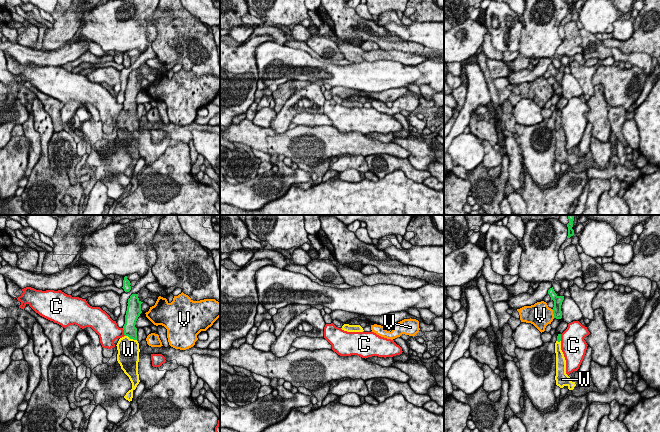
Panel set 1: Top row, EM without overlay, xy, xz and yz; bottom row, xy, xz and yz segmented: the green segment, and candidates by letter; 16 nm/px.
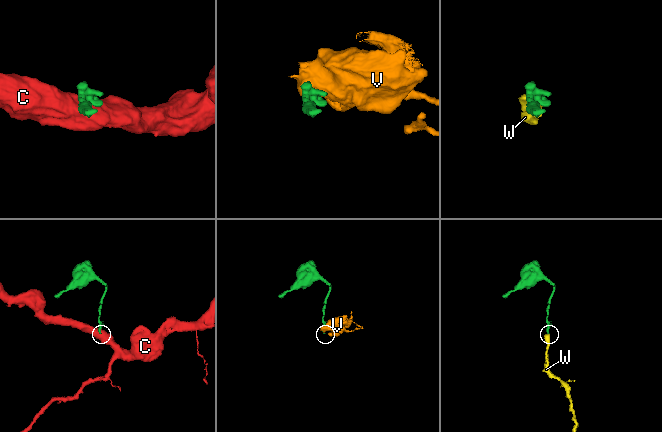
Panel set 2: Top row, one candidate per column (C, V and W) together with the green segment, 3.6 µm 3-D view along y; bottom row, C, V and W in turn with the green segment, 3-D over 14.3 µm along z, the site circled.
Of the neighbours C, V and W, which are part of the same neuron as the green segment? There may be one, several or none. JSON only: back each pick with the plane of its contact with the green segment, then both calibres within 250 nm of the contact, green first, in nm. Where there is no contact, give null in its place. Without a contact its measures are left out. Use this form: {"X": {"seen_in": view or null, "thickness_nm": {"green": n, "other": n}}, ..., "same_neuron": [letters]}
{"W": {"seen_in": "xy", "thickness_nm": {"green": 200, "other": 360}}, "same_neuron": ["W"]}

